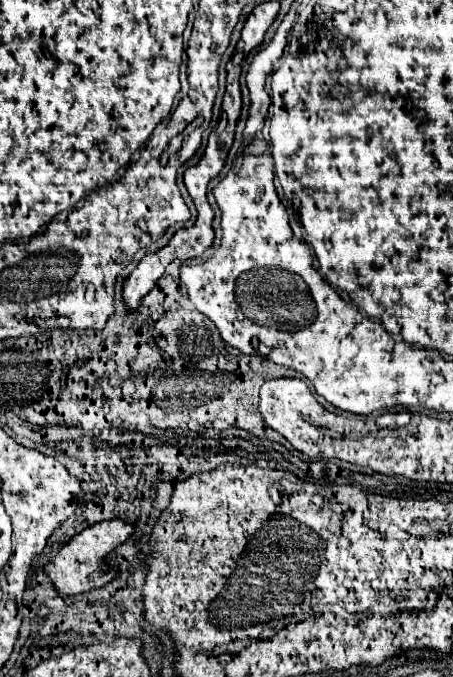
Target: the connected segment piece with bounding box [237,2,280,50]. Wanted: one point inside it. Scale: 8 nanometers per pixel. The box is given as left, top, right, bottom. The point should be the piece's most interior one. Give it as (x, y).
(262, 17)

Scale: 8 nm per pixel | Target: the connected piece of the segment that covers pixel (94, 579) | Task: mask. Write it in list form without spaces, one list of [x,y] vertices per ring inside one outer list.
[[[113,518],[113,520],[91,524],[83,532],[75,534],[57,552],[57,556],[53,558],[53,562],[45,566],[45,572],[51,578],[51,582],[57,588],[57,592],[65,594],[65,596],[81,594],[81,592],[91,592],[95,588],[101,588],[101,586],[105,586],[107,582],[111,582],[117,576],[117,568],[109,568],[107,566],[107,556],[117,546],[121,546],[131,534],[133,534],[133,526],[127,524],[121,518]]]

